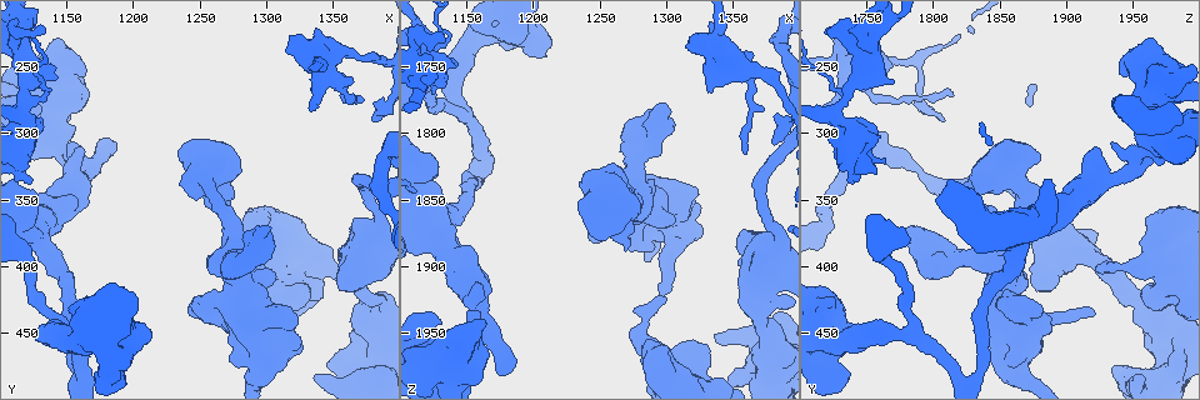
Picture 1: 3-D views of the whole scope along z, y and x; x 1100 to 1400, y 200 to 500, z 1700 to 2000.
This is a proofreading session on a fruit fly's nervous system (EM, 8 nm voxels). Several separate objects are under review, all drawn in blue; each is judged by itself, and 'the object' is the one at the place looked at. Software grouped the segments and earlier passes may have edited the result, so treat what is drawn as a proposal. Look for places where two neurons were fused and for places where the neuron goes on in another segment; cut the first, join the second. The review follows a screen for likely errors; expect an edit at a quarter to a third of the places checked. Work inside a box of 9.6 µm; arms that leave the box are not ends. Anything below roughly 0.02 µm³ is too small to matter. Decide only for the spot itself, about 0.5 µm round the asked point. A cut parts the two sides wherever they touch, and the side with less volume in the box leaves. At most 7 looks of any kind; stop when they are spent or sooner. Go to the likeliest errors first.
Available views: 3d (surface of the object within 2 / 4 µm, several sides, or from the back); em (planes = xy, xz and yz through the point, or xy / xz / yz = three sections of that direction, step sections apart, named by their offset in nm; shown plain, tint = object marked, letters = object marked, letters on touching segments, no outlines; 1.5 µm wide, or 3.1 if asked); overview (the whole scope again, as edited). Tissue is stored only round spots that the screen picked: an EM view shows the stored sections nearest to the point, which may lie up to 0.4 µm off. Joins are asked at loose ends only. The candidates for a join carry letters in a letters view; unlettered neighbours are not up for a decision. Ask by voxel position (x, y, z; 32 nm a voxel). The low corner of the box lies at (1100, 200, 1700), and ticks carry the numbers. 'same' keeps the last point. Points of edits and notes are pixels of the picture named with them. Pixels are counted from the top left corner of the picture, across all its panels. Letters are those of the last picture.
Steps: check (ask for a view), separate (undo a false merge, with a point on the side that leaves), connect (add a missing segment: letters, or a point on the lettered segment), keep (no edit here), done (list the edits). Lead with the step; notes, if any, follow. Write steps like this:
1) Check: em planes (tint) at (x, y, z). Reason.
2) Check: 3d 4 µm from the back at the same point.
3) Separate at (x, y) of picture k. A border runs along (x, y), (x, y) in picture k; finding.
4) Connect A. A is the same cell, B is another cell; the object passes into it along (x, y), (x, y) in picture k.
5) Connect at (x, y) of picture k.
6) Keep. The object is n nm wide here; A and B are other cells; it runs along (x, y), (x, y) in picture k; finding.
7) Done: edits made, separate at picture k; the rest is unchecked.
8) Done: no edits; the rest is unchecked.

Check: 3d 4 µm at (1376, 426, 1958). Calibre changes.

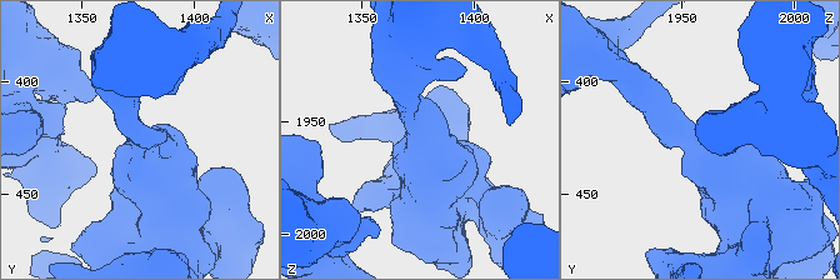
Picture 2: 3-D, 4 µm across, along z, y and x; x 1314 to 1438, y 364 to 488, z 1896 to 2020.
Check: em planes (plain) at (1376, 426, 1959).

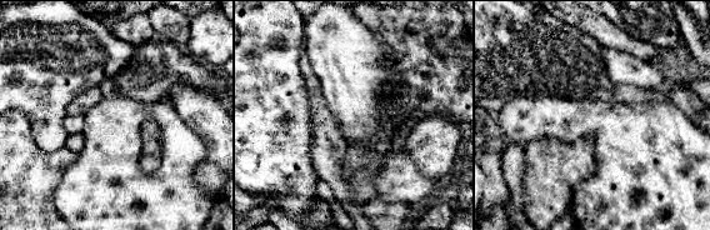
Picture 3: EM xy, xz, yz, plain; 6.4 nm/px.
Check: em planes (letters) at the same point. What lies round it.

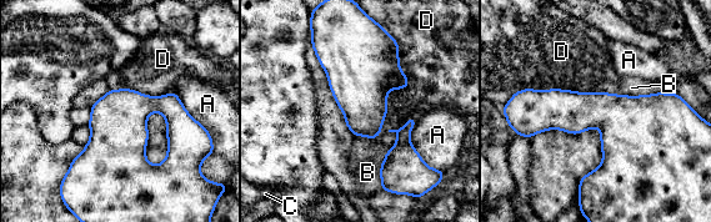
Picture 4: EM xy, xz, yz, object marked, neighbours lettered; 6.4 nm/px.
Keep. A, B, C and D are other cells; all the same neuron.

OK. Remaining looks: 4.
Check: em xz step 4 (letters) at (1296, 384, 1816). Stops while still wide.

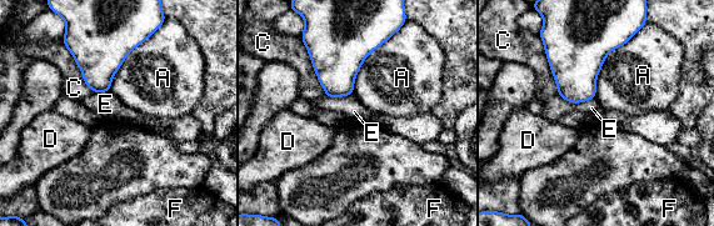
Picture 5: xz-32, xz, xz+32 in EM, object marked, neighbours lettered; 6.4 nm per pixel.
Check: em planes (letters) at the same point. Cut it another way.

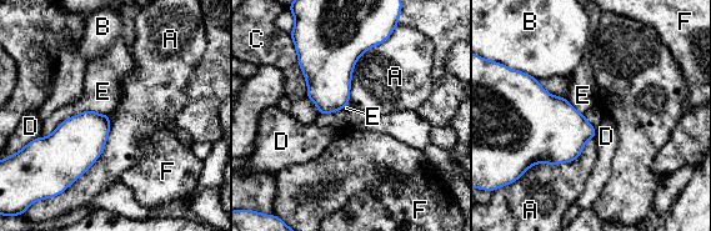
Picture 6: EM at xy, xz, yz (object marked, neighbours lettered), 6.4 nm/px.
Keep. A, B, C, D, E and F are other cells; a border runs along (83, 110), (93, 110), (109, 116) in picture 6; none of them fits.

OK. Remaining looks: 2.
Check: em planes (tint) at (1122, 398, 1768).

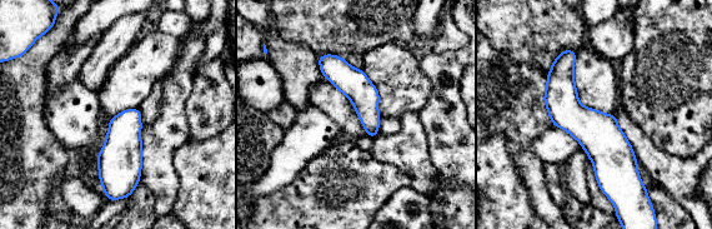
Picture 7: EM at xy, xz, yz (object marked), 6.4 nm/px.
Check: em planes (letters) at the same point. What lies round it.

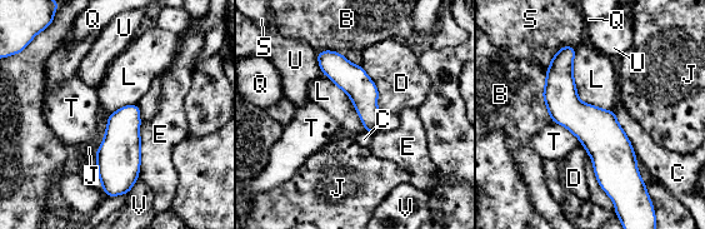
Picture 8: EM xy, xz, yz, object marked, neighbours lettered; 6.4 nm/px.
Keep. B, C, D, E, J, L, Q, S, T, U and V are other cells; it runs along (565, 49), (564, 101), (614, 178) in picture 8; one neuron here.

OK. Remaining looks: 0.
Done: no edits; the rest is unchecked.

